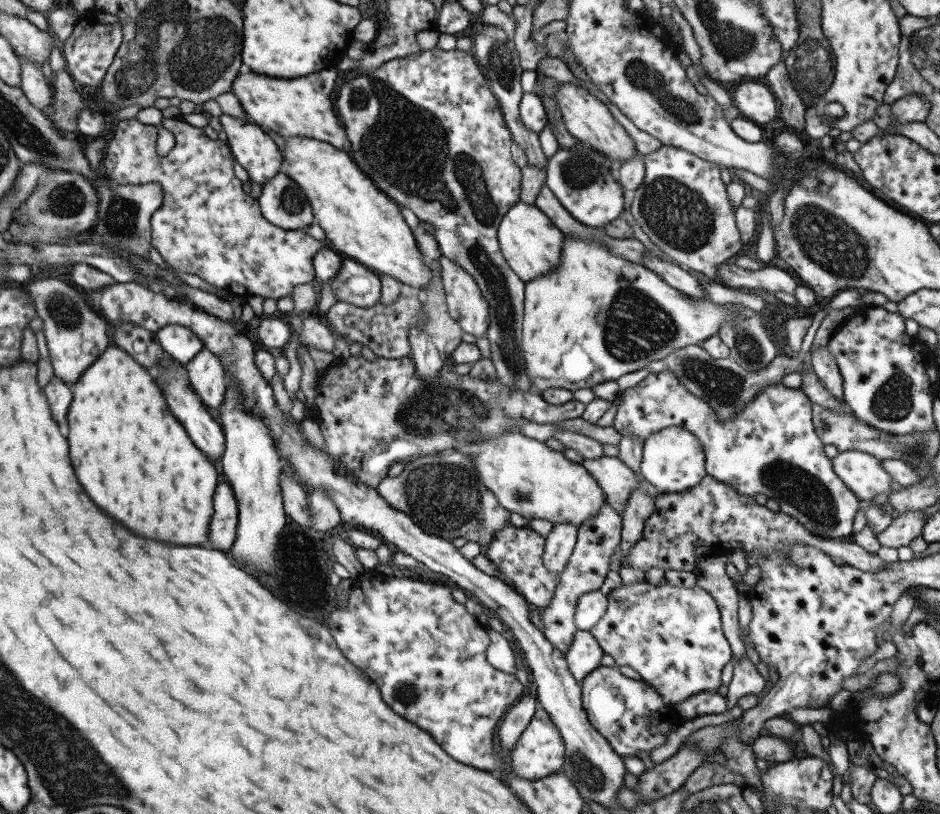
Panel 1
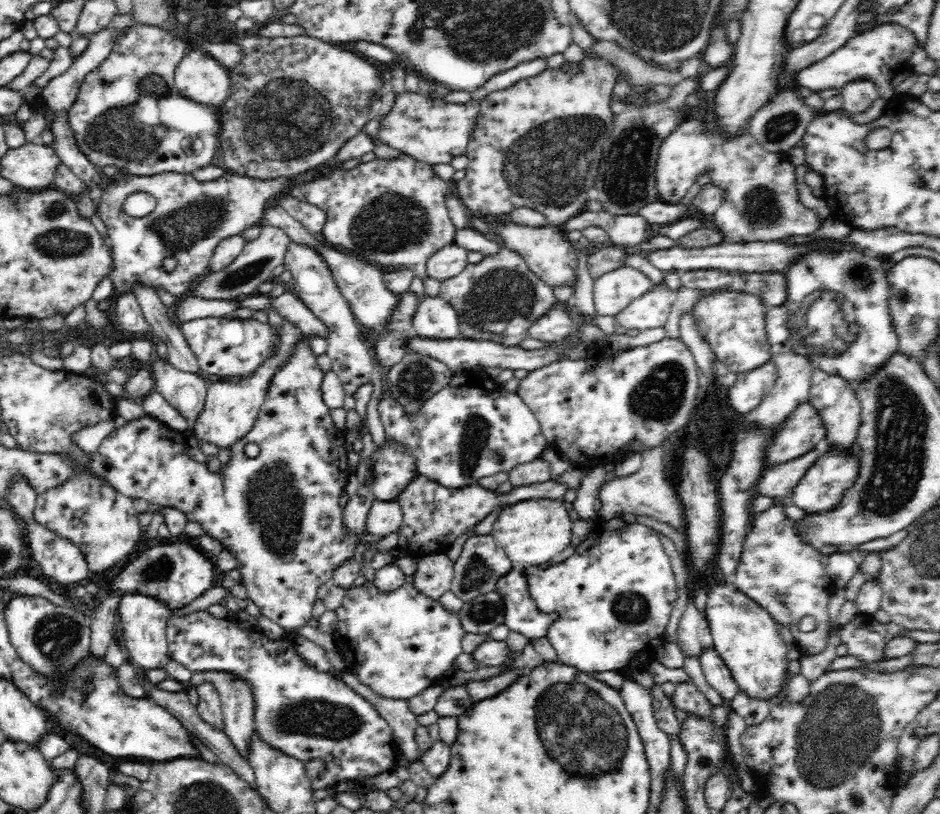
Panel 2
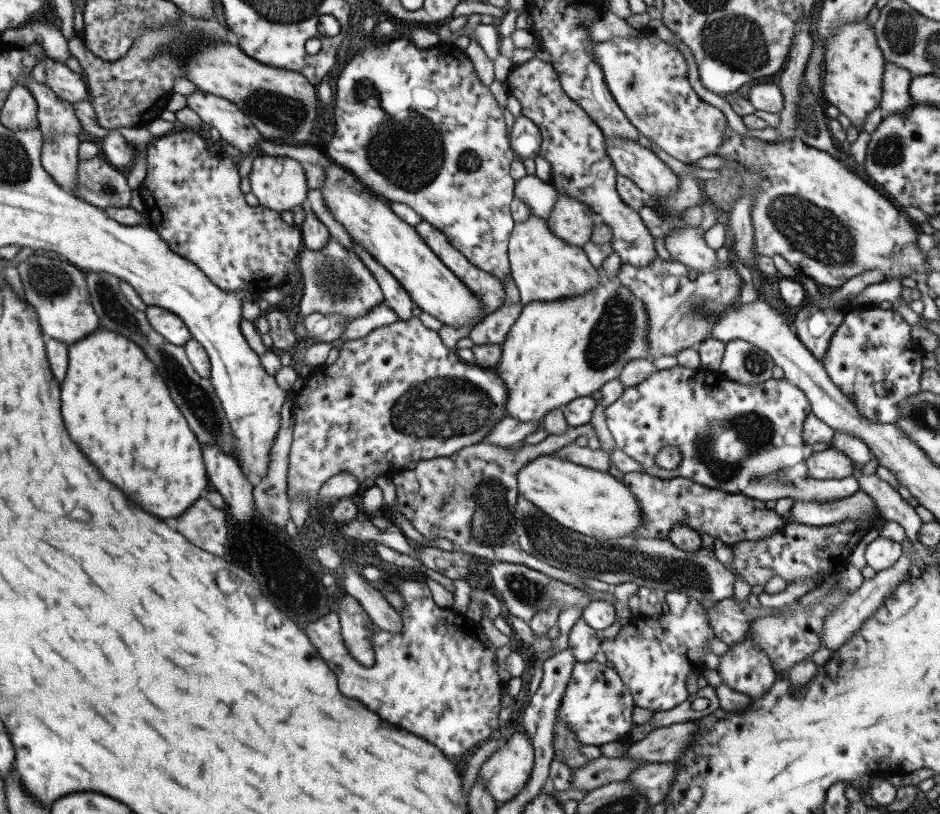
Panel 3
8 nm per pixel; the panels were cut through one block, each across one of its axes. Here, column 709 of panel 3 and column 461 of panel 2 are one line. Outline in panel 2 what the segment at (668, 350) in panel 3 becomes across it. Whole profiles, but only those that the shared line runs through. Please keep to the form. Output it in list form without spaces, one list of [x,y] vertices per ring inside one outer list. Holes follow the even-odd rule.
[[[503,246],[494,256],[484,255],[478,264],[468,263],[460,274],[443,280],[439,295],[454,307],[461,337],[514,347],[528,337],[532,323],[558,301],[551,289],[528,268],[524,257]]]

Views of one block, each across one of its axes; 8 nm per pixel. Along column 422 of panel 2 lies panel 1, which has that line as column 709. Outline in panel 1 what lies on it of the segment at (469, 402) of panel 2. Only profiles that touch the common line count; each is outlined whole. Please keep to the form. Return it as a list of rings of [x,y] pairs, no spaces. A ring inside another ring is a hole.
[[[666,370],[650,373],[642,382],[621,391],[613,427],[618,434],[633,434],[646,440],[652,433],[670,426],[685,428],[701,442],[705,454],[705,469],[708,475],[738,490],[740,494],[755,497],[764,494],[778,502],[779,510],[796,518],[812,534],[825,539],[840,541],[852,539],[853,522],[860,499],[848,488],[832,468],[832,461],[824,453],[824,444],[815,433],[813,404],[800,389],[785,387],[781,382],[765,386],[751,401],[733,417],[720,420],[714,409],[703,398],[692,394],[677,376]]]

